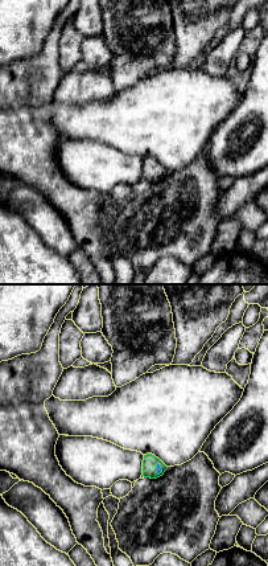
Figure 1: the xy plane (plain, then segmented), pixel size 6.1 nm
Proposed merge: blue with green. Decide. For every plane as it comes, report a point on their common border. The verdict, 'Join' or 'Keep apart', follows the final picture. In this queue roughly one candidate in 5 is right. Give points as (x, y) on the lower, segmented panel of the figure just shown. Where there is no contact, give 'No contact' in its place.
Touches blue at (157, 468)

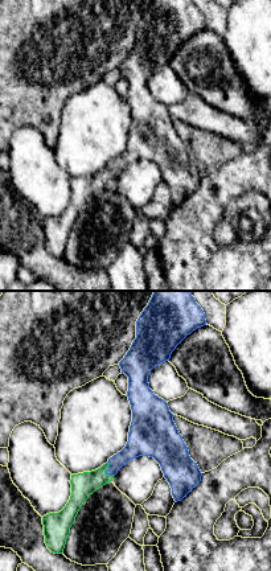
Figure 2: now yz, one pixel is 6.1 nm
Touches blue at (106, 471)

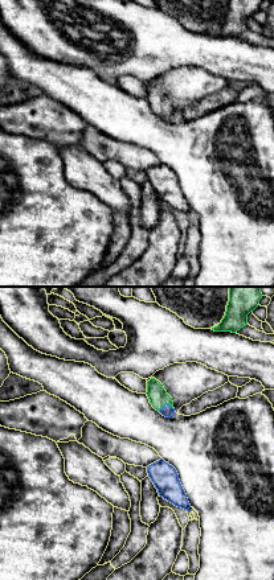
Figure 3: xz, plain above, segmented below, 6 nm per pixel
Touches blue at (164, 404)

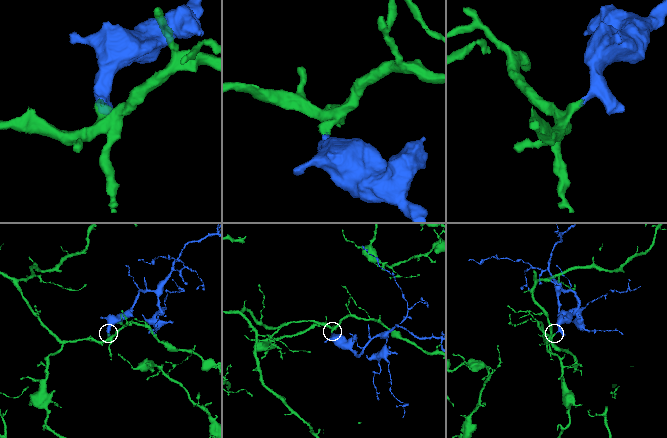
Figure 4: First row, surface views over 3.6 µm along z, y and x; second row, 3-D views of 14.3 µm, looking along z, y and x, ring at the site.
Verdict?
Join

